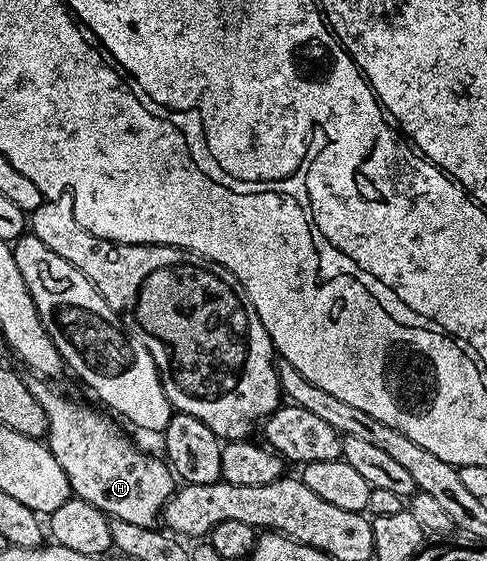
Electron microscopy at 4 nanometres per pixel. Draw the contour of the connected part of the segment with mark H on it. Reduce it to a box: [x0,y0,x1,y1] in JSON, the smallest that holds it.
[29,379,176,527]

